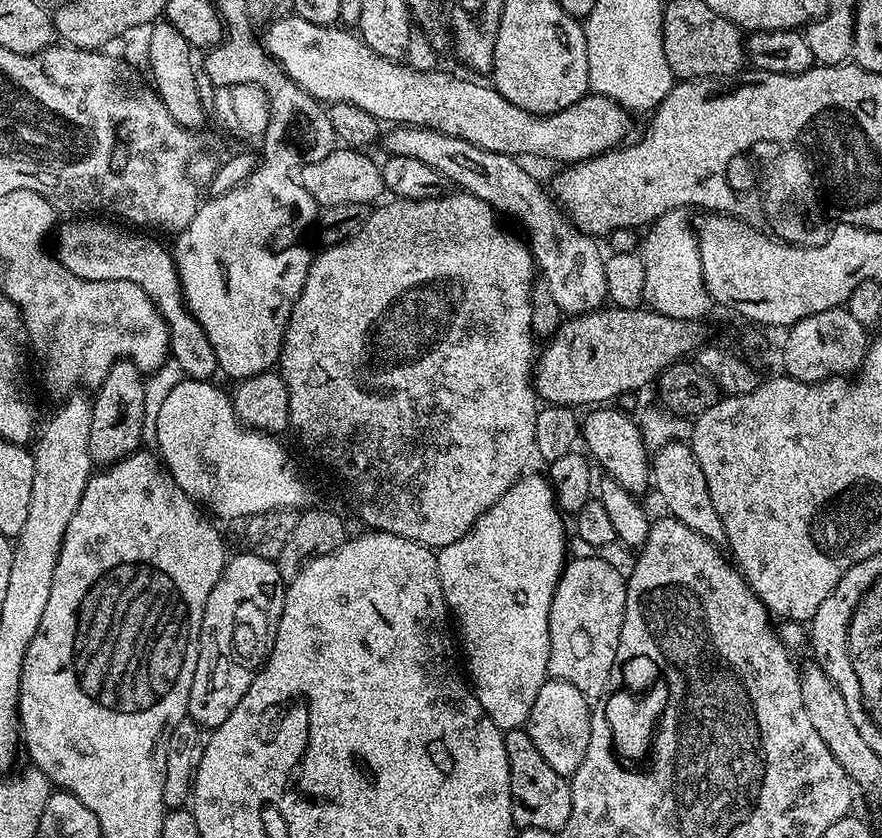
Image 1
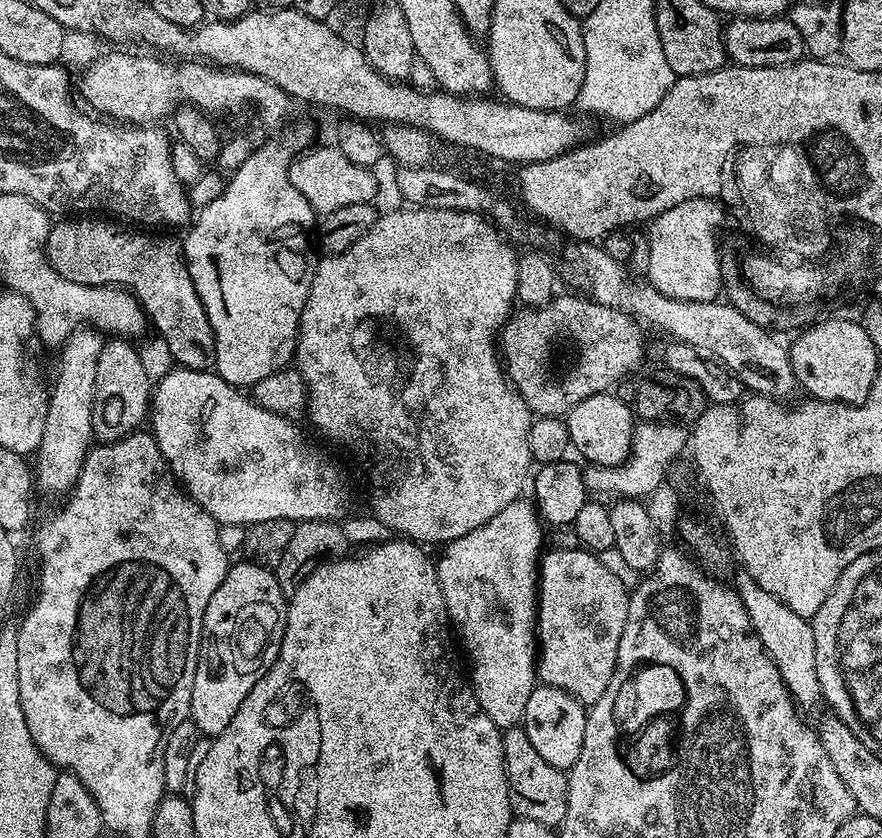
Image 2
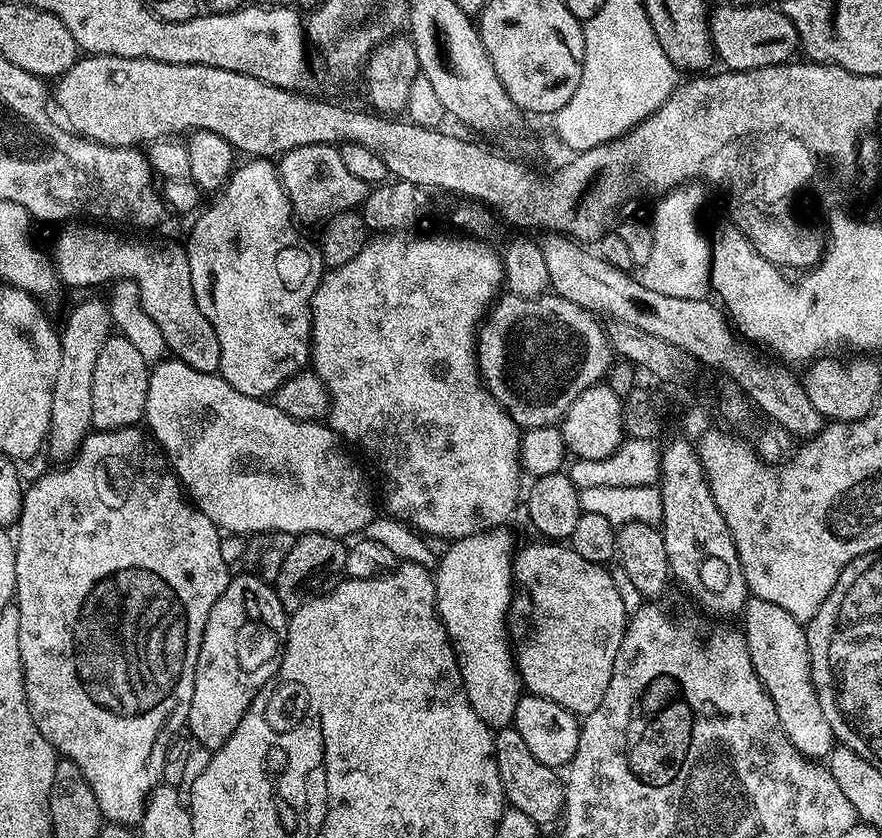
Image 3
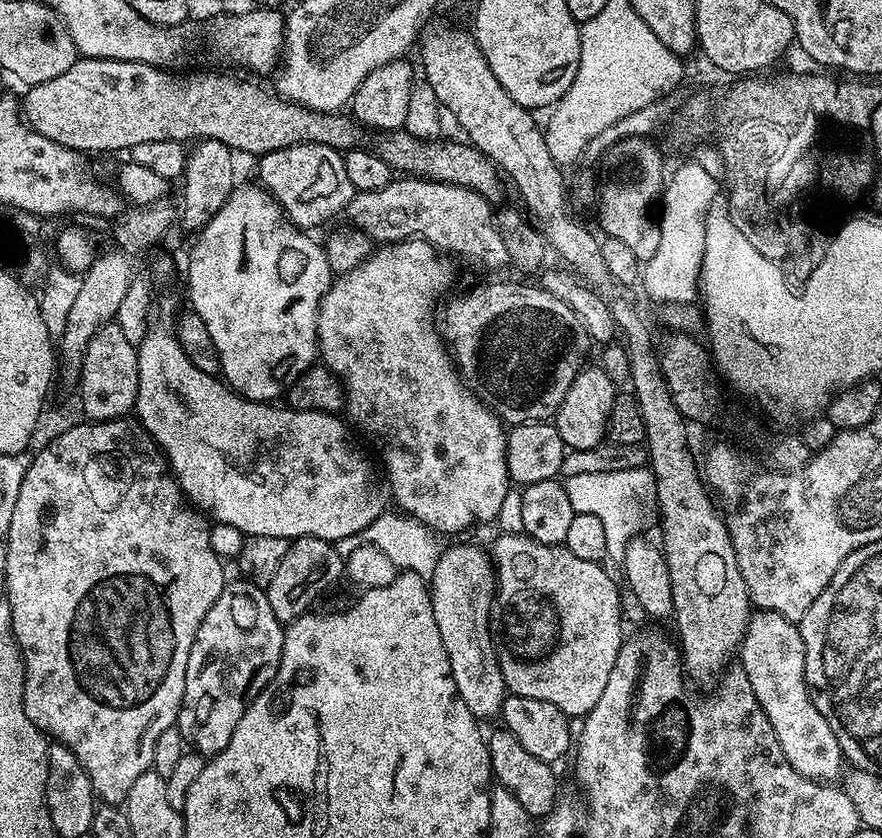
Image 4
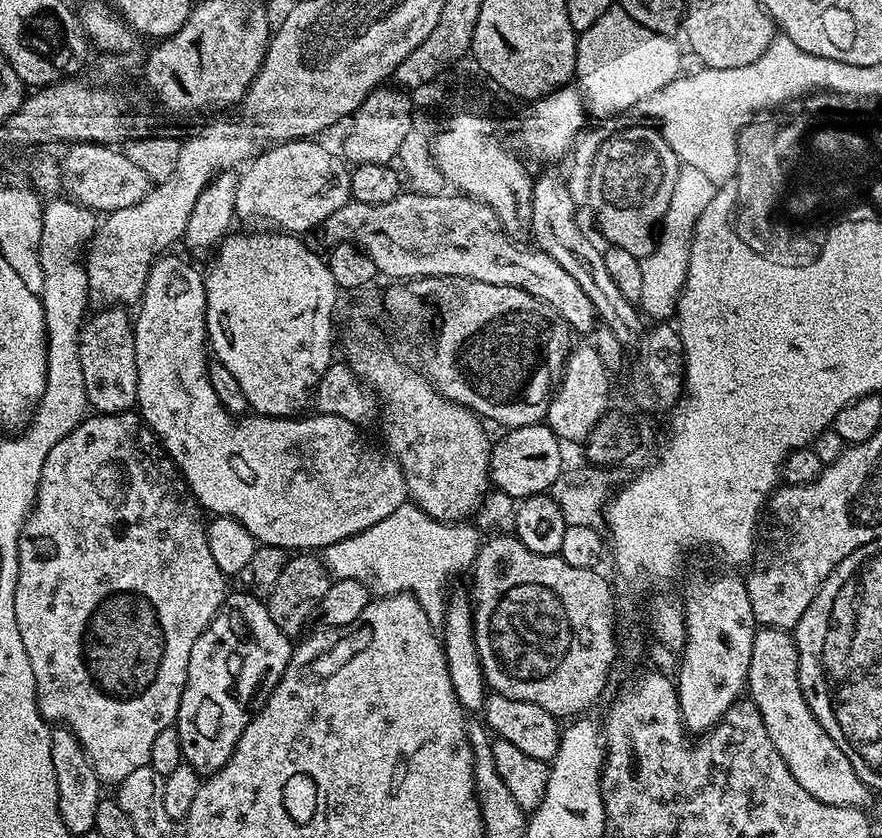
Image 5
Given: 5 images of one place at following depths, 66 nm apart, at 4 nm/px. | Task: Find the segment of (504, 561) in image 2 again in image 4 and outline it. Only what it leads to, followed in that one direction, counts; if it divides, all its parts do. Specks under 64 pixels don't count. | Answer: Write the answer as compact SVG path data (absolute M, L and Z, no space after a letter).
M476 544L445 547L441 551L430 591L434 622L438 622L438 634L442 634L442 646L446 646L462 702L470 706L470 714L474 714L477 721L485 722L495 716L497 719L504 711L509 690L504 684L498 648L492 645L492 628L488 625L492 616L492 599L498 596L498 572L493 557L488 557Z

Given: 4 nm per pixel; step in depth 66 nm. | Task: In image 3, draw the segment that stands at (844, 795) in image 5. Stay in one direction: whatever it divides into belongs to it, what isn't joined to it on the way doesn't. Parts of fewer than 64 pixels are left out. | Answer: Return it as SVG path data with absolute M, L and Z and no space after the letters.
M749 595L744 604L742 619L750 662L774 702L774 710L786 738L790 738L792 745L809 758L827 757L834 747L834 737L830 722L826 722L826 714L822 714L822 706L818 702L812 681L812 663L805 625L786 614L782 606L774 606L774 602L766 602L766 598L753 595Z

